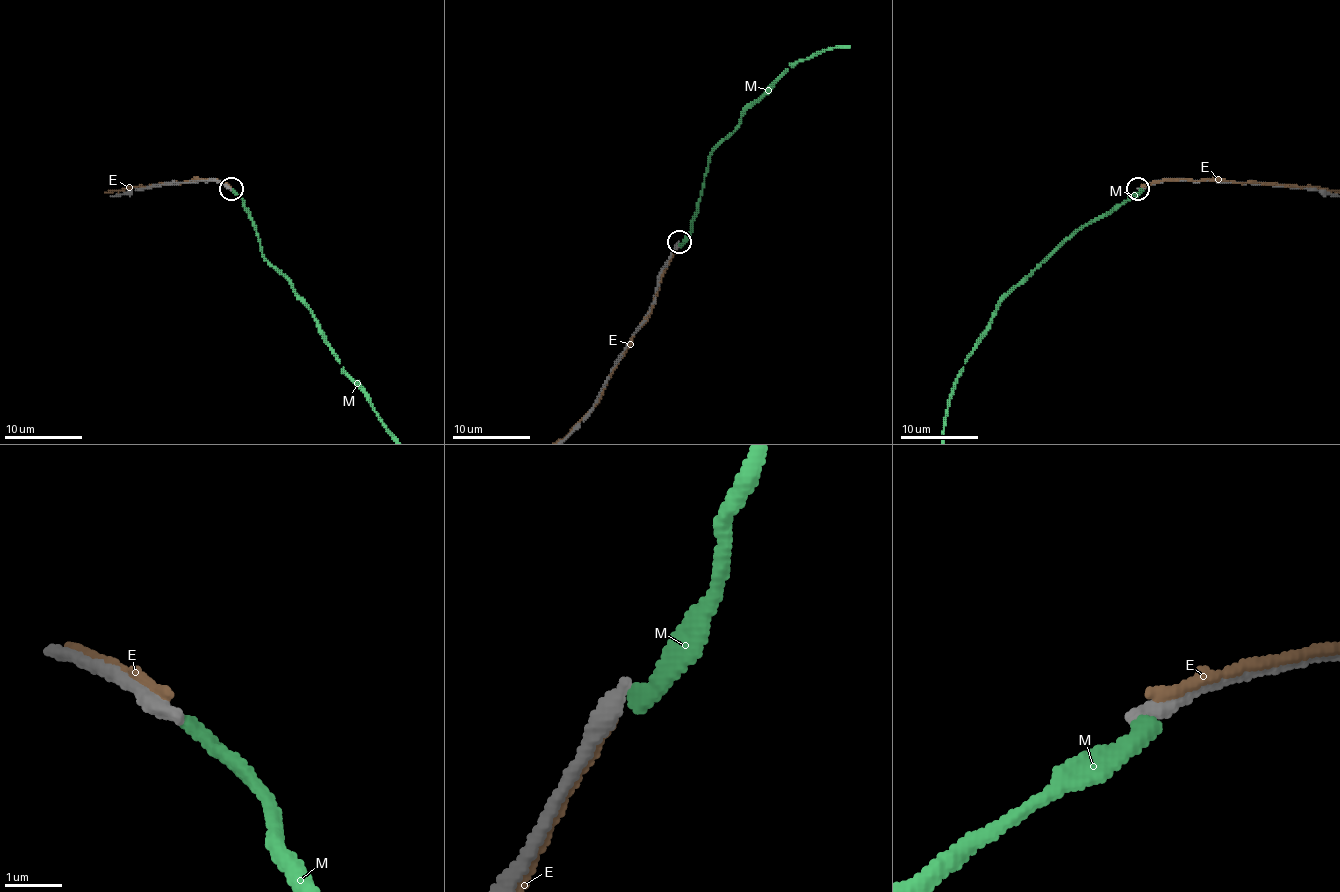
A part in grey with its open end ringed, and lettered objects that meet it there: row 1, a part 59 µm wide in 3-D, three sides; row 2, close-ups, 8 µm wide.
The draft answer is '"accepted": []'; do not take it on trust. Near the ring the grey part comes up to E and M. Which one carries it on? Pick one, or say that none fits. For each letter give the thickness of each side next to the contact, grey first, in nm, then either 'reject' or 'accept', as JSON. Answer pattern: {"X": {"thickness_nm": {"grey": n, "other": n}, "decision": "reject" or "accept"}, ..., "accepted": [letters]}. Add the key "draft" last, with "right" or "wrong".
{"E": {"thickness_nm": {"grey": 200, "other": 160}, "decision": "reject"}, "M": {"thickness_nm": {"grey": 320, "other": 320}, "decision": "reject"}, "accepted": [], "draft": "right"}

